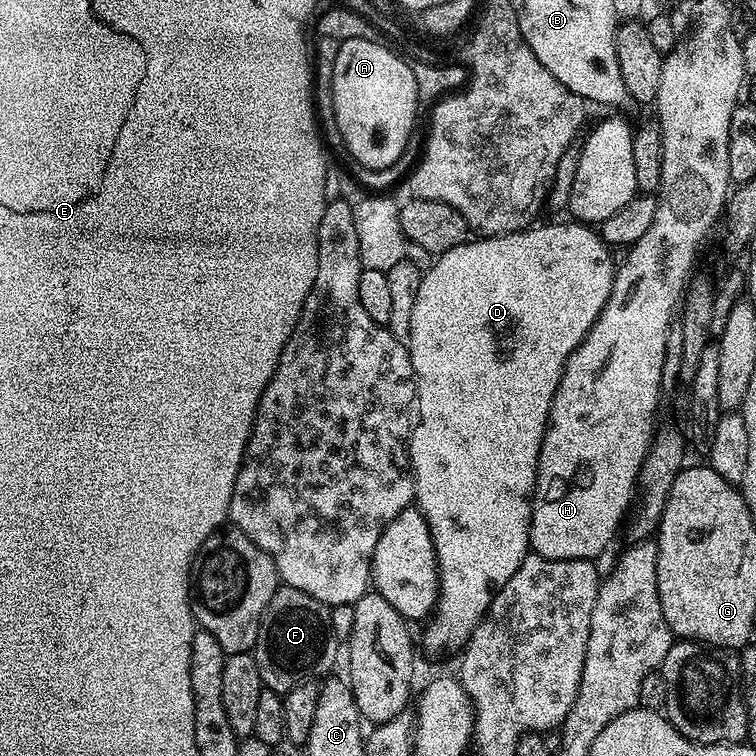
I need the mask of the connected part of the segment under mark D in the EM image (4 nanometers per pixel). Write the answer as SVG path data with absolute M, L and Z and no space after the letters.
M571 222L572 224L544 224L541 228L537 226L529 226L522 232L508 232L504 236L485 236L483 238L469 238L463 244L454 246L450 250L439 253L435 257L436 260L420 277L420 285L418 286L418 299L414 301L414 310L410 318L410 330L408 331L408 353L412 359L412 375L416 381L416 403L415 411L420 411L420 421L417 422L416 428L411 429L410 435L406 440L408 450L408 463L412 473L412 486L414 489L414 504L420 509L420 513L426 518L428 529L432 535L434 542L434 550L436 551L436 568L440 572L440 595L436 598L436 606L431 616L427 617L424 628L424 644L432 652L444 652L447 648L463 649L467 645L471 634L475 627L478 626L483 619L488 605L498 595L504 584L515 571L522 566L523 559L530 553L530 526L532 525L532 497L536 491L536 467L538 466L538 458L540 457L540 447L542 446L542 438L544 431L548 425L548 415L550 414L550 406L554 402L554 394L558 390L558 382L564 373L564 364L570 358L572 351L584 341L584 336L592 329L594 322L598 318L598 314L604 308L605 302L610 298L610 290L612 289L612 277L614 275L614 260L612 264L613 253L610 251L609 245L604 243L604 239L600 237L599 231L595 227L589 226L583 222Z

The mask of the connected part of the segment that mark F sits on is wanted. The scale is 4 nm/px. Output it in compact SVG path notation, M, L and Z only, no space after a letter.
M277 587L260 621L260 637L254 649L258 674L267 691L283 694L299 684L327 677L333 671L338 641L332 634L328 613L329 609L310 594L297 588Z

